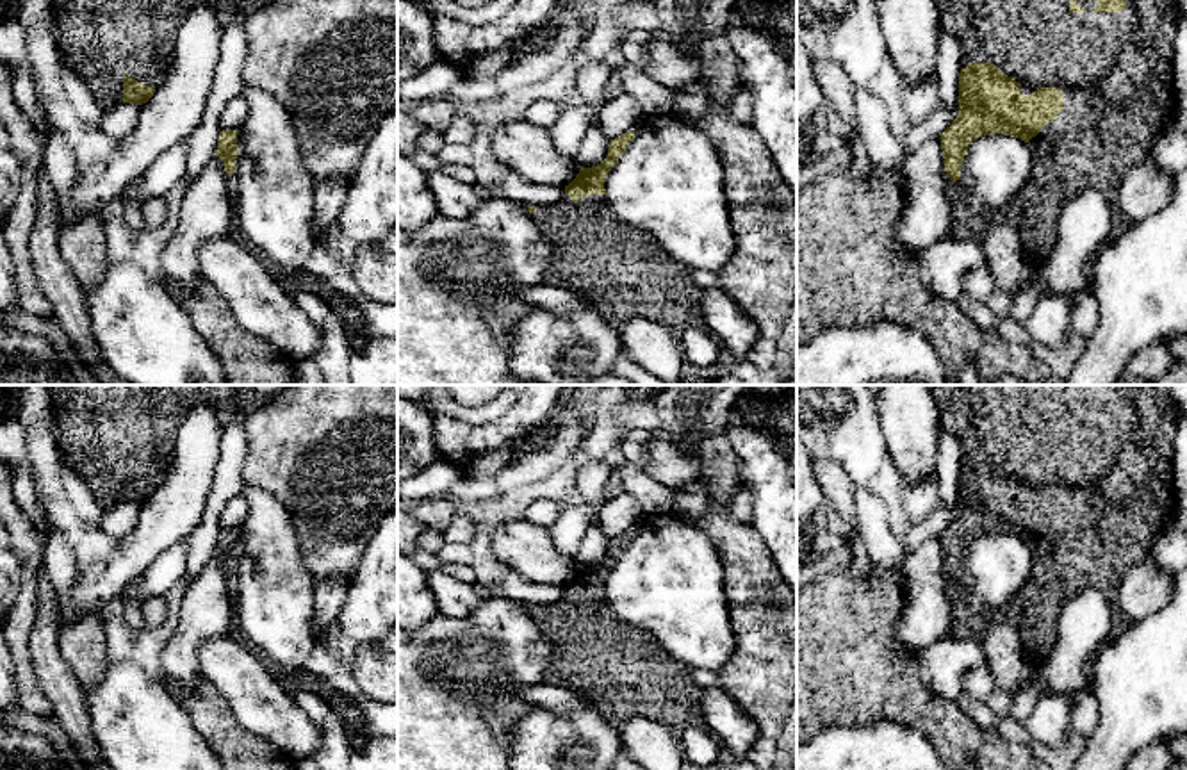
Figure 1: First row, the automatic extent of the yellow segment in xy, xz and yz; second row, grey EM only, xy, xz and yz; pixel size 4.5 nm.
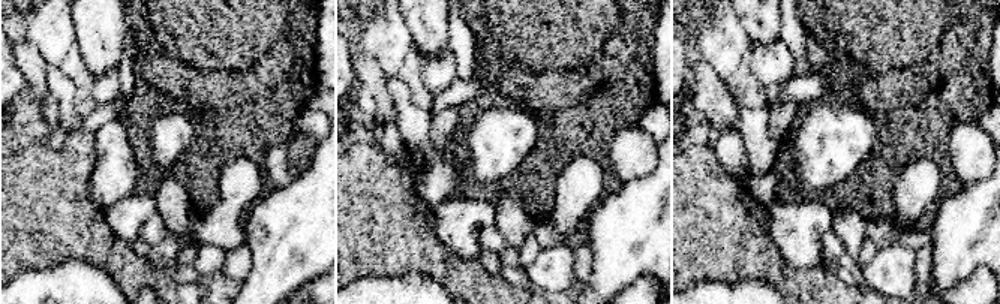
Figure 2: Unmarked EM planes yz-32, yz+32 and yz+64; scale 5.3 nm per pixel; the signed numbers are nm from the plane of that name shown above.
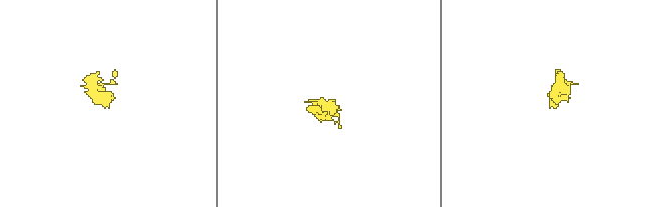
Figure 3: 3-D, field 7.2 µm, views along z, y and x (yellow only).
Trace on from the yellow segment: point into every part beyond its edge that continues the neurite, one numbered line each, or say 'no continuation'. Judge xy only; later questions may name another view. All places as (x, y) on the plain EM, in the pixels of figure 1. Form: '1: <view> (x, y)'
1: xy (106, 430)

